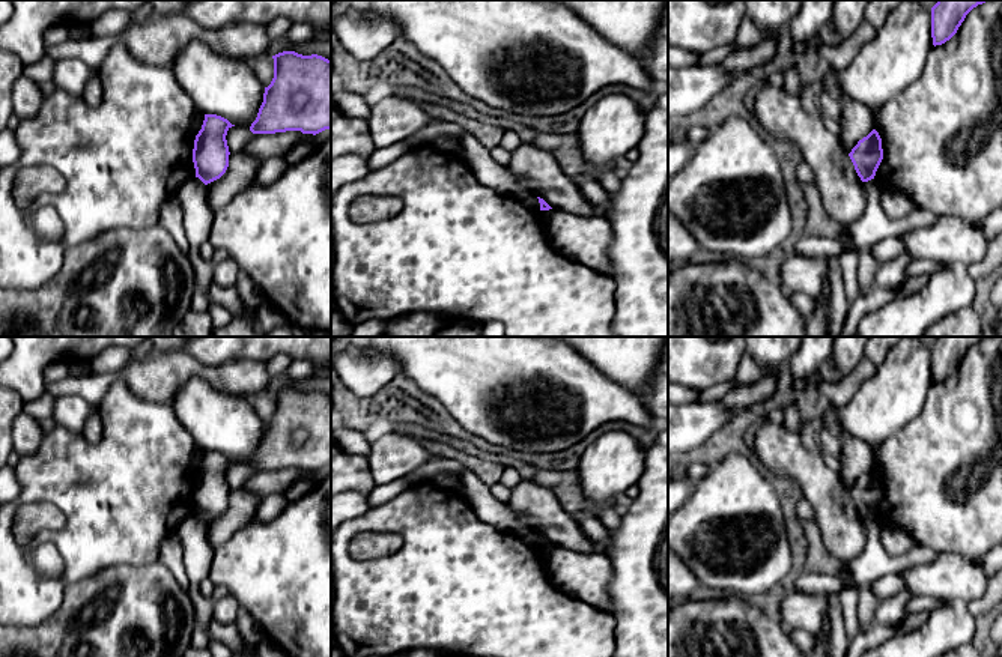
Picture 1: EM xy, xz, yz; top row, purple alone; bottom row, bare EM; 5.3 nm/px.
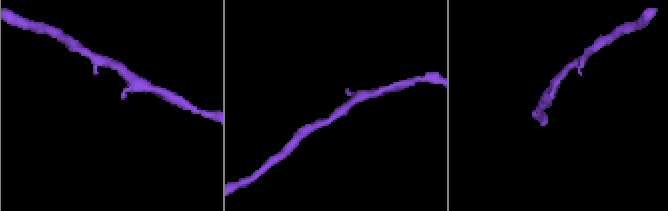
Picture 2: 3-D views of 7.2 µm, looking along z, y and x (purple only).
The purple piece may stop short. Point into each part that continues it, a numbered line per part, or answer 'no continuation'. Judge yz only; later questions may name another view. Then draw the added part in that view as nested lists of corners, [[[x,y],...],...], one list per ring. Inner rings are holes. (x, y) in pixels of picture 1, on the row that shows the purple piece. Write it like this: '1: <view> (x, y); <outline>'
no continuation

